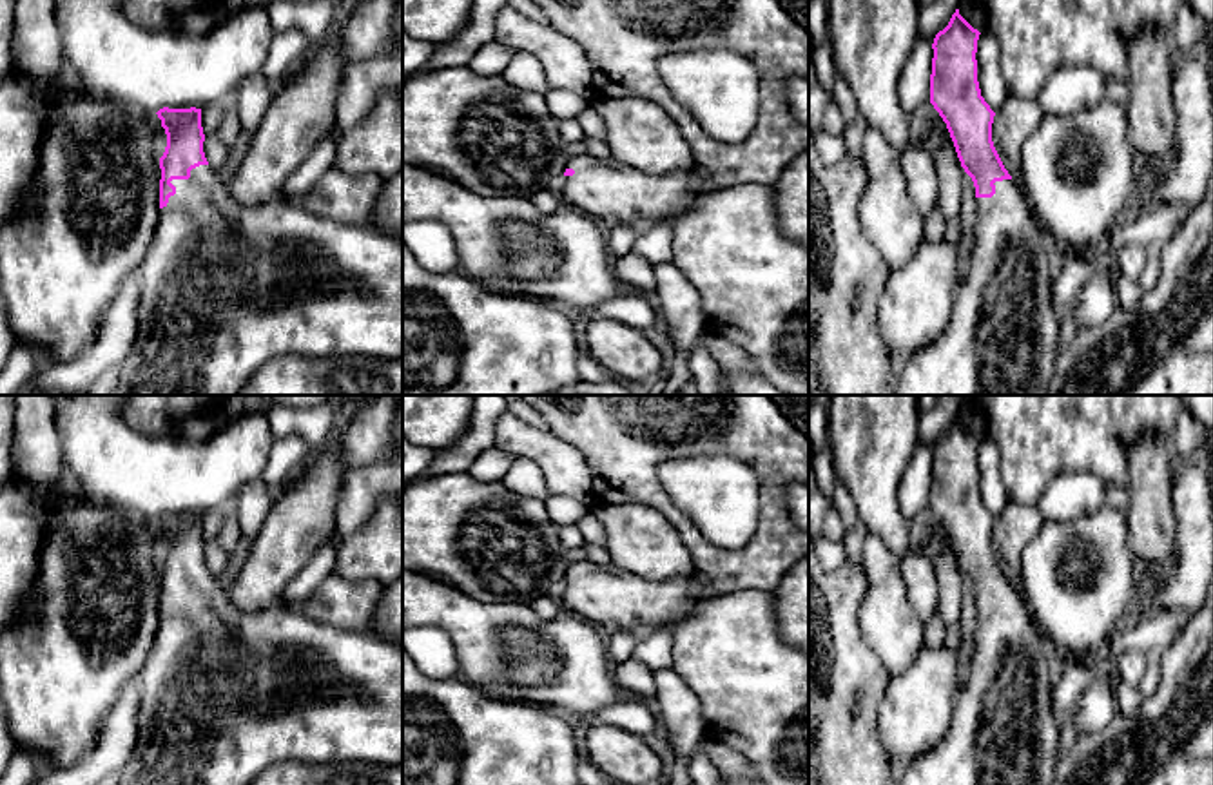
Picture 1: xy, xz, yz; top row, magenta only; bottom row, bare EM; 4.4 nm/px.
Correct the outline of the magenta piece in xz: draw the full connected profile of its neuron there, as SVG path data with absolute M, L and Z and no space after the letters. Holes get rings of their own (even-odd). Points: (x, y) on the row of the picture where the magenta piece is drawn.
M591 154L569 158L558 192L568 207L578 208L591 216L602 227L613 225L644 225L658 221L674 221L691 210L694 199L705 190L714 189L711 181L693 190L691 176L698 167L665 176L644 174L633 167L609 160L597 160Z

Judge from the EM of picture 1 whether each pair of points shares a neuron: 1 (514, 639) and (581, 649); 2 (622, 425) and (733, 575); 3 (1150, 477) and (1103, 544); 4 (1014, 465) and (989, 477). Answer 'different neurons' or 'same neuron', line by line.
1: same neuron
2: same neuron
3: different neurons
4: different neurons

